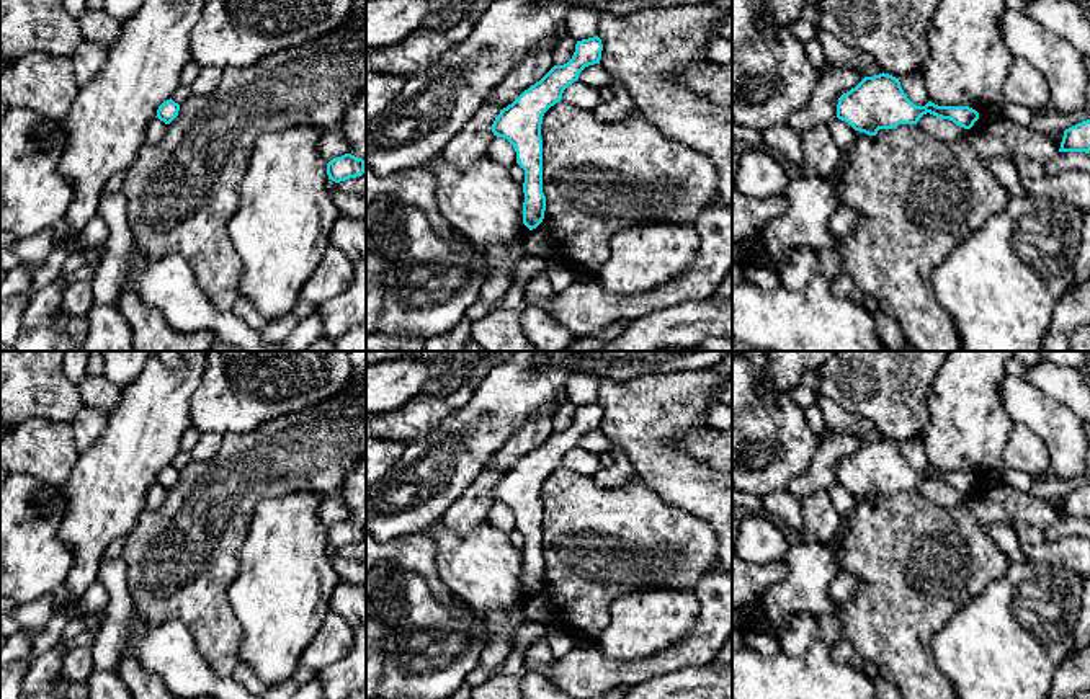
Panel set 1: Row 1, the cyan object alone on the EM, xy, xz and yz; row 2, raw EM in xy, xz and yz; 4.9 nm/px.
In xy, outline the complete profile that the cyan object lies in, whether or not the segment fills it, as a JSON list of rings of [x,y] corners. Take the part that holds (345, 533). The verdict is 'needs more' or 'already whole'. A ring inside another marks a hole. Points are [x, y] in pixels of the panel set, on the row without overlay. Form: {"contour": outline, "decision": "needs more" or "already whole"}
{"contour": [[[345,519],[327,529],[328,545],[335,549],[361,542],[363,539],[366,539],[364,526],[351,519]]], "decision": "already whole"}

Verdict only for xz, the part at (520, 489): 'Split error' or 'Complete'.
Complete

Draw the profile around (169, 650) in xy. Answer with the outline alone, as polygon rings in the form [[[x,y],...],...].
[[[134,614],[124,657],[136,658],[160,676],[170,694],[180,699],[260,699],[232,676],[216,675],[188,627],[178,619],[147,626]]]

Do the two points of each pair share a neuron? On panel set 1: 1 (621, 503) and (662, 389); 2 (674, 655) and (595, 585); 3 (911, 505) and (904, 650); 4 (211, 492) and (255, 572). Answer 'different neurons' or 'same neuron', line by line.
1: different neurons
2: different neurons
3: same neuron
4: different neurons

